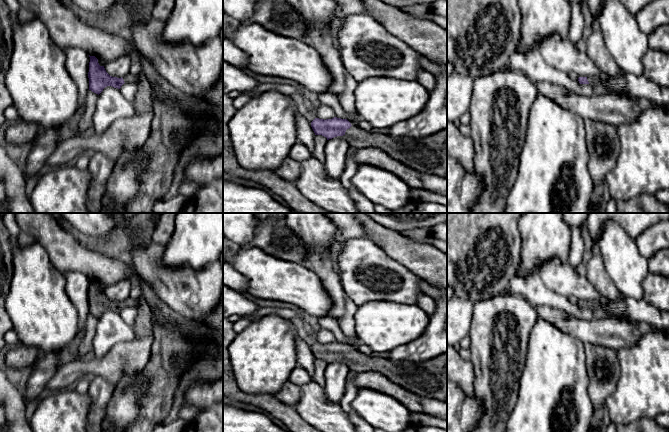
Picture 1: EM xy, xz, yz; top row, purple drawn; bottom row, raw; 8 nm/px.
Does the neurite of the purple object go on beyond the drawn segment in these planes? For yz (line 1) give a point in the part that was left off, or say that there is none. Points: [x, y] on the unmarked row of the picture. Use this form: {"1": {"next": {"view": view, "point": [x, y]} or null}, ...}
{"1": {"next": {"view": "yz", "point": [592, 304]}}}

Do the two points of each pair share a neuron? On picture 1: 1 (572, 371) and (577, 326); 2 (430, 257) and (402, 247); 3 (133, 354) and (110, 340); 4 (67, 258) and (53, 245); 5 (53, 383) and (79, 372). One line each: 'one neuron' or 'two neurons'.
1: two neurons
2: one neuron
3: two neurons
4: one neuron
5: one neuron

